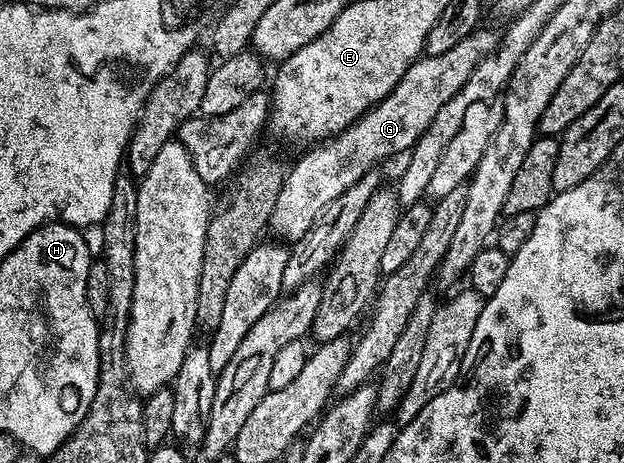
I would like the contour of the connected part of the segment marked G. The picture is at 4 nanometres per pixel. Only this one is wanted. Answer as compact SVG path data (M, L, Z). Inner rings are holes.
M480 28L473 31L465 40L460 40L449 52L441 52L441 56L421 56L401 76L401 80L371 110L367 110L352 126L339 134L333 135L318 144L312 145L308 154L303 154L295 162L295 167L286 171L281 192L277 192L277 204L273 204L270 233L276 239L287 244L294 244L313 228L317 216L345 188L353 188L353 184L365 176L365 172L376 169L386 158L394 154L406 155L424 132L433 124L433 116L461 92L465 80L473 76L477 64L490 56L501 45L500 31Z

